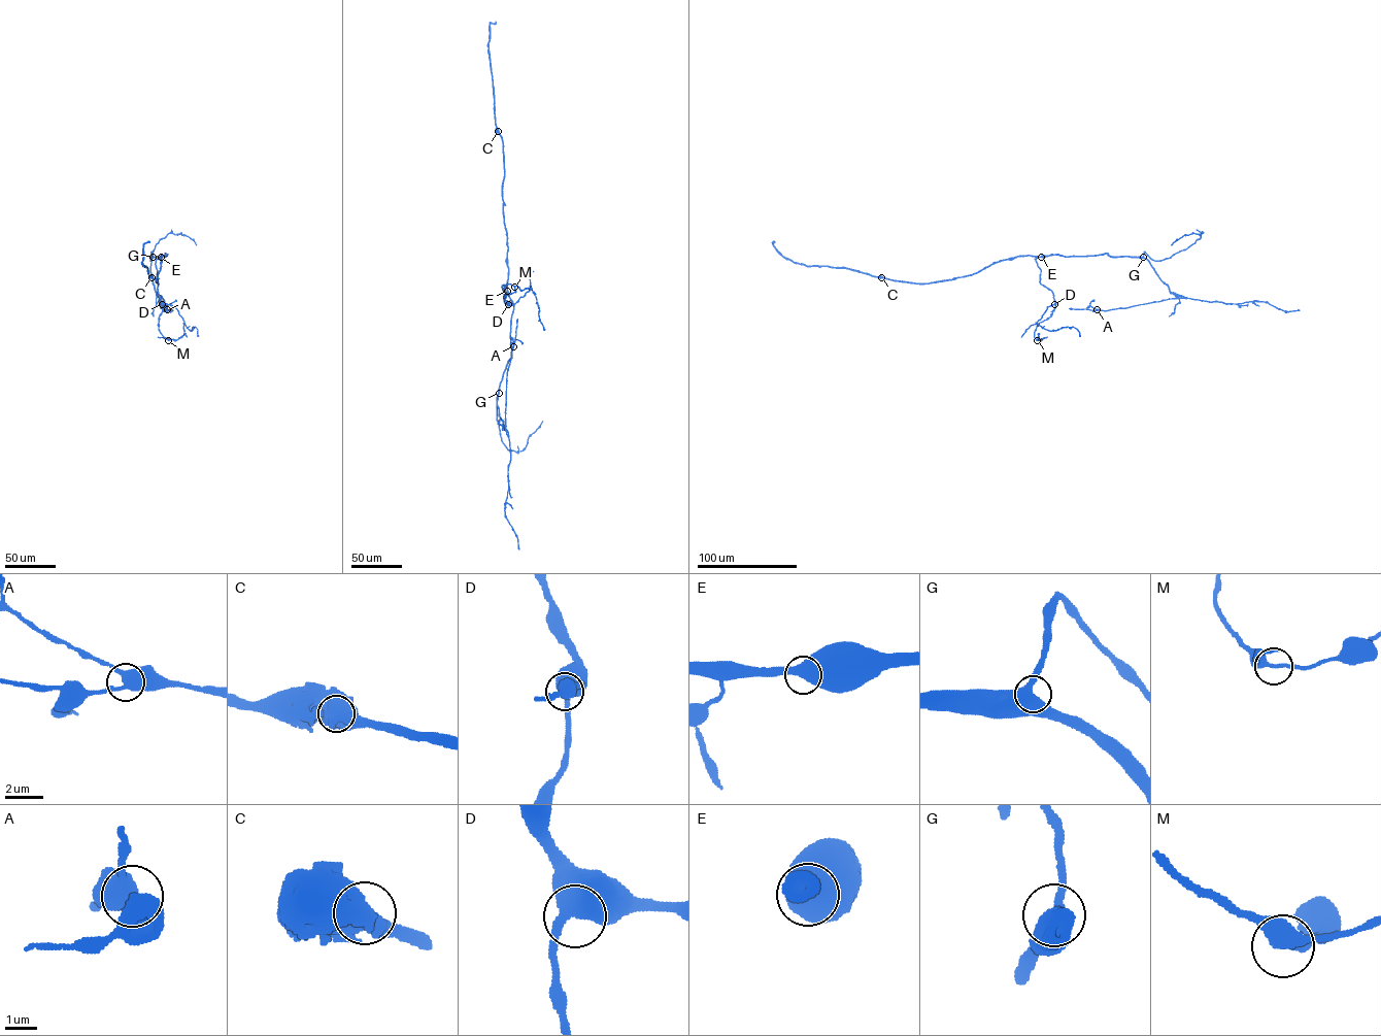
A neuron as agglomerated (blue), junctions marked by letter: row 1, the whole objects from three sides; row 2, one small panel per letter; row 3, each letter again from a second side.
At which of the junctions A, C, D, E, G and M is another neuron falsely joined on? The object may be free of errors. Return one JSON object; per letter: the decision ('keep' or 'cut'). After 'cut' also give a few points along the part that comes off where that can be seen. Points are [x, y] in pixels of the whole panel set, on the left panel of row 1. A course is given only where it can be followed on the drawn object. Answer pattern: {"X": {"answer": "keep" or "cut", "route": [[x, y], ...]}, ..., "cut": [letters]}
{"A": {"answer": "keep"}, "C": {"answer": "keep"}, "D": {"answer": "keep"}, "E": {"answer": "keep"}, "G": {"answer": "keep"}, "M": {"answer": "keep"}, "cut": []}

